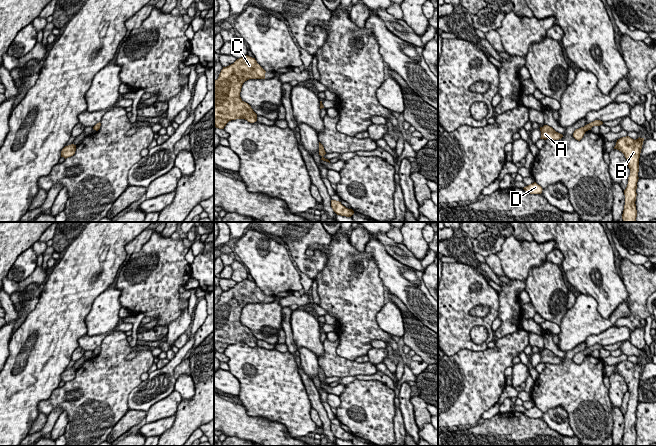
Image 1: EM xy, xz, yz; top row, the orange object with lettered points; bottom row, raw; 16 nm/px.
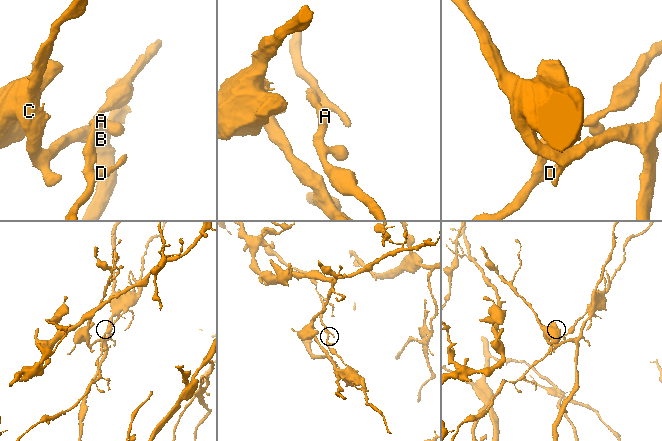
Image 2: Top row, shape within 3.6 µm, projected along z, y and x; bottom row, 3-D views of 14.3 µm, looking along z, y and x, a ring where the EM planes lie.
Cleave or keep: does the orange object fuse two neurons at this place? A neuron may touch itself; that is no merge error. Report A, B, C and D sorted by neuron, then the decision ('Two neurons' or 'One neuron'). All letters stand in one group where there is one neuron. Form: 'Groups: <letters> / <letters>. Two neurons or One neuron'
Groups: A D / B C. Two neurons

